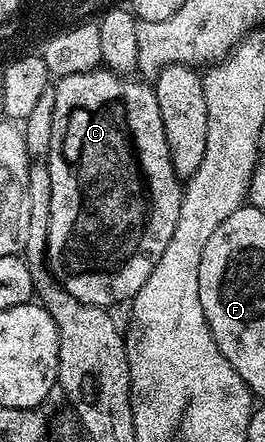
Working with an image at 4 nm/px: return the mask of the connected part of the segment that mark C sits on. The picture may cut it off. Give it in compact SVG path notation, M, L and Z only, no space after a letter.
M105 67L80 75L57 78L53 88L56 91L56 115L52 115L52 143L48 154L52 179L52 215L48 219L46 244L49 268L54 274L54 280L64 291L68 291L68 295L72 295L72 299L80 299L80 303L111 307L110 305L118 305L121 301L129 302L140 291L140 287L144 287L148 275L152 275L152 267L160 263L160 255L164 255L164 247L168 247L168 239L172 239L172 231L176 231L176 219L180 219L184 185L172 167L172 155L168 153L168 139L164 139L164 123L160 119L156 95L145 80L127 79Z

